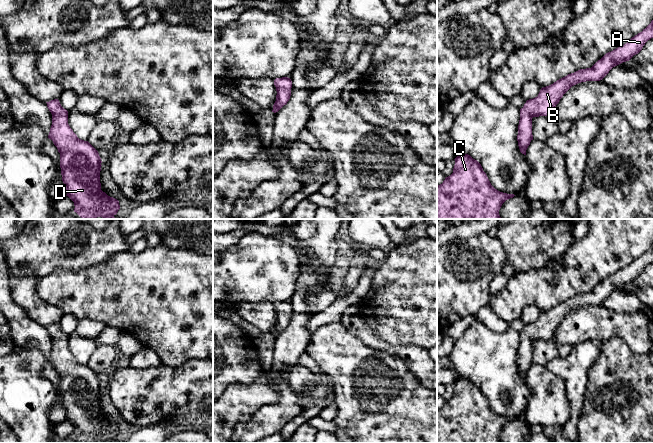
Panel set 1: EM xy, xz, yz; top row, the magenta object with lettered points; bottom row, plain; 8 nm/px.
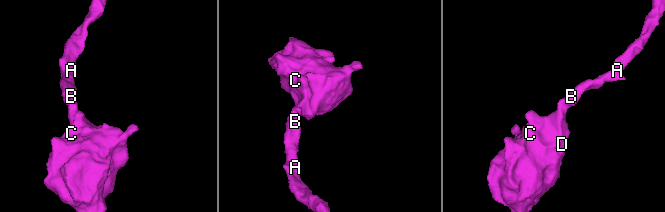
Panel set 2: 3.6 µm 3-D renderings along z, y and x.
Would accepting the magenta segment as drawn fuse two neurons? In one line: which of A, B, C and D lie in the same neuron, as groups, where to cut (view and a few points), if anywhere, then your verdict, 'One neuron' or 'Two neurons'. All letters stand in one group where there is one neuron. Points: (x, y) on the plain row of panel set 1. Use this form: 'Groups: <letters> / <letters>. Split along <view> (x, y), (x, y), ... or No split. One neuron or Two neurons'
Groups: A B C D. No split. One neuron

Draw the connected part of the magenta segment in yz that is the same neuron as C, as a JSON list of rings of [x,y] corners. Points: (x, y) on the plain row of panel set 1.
[[[459,377],[454,384],[453,397],[446,401],[442,408],[437,409],[437,443],[501,443],[499,434],[502,428],[515,419],[495,413],[483,395],[481,388],[470,379]]]

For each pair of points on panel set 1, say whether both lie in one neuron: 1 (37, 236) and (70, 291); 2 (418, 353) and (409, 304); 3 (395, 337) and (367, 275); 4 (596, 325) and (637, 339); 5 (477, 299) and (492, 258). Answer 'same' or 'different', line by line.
1: different
2: different
3: different
4: same
5: same

